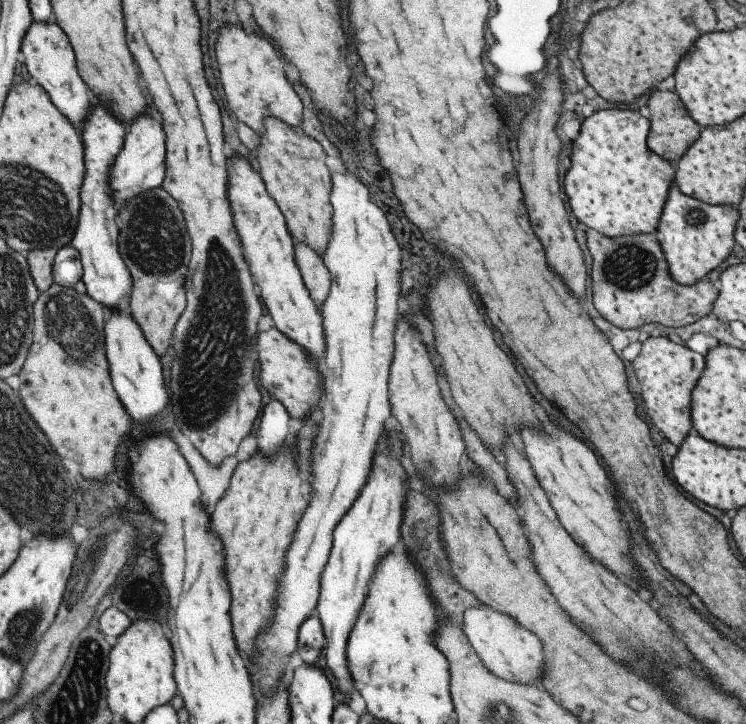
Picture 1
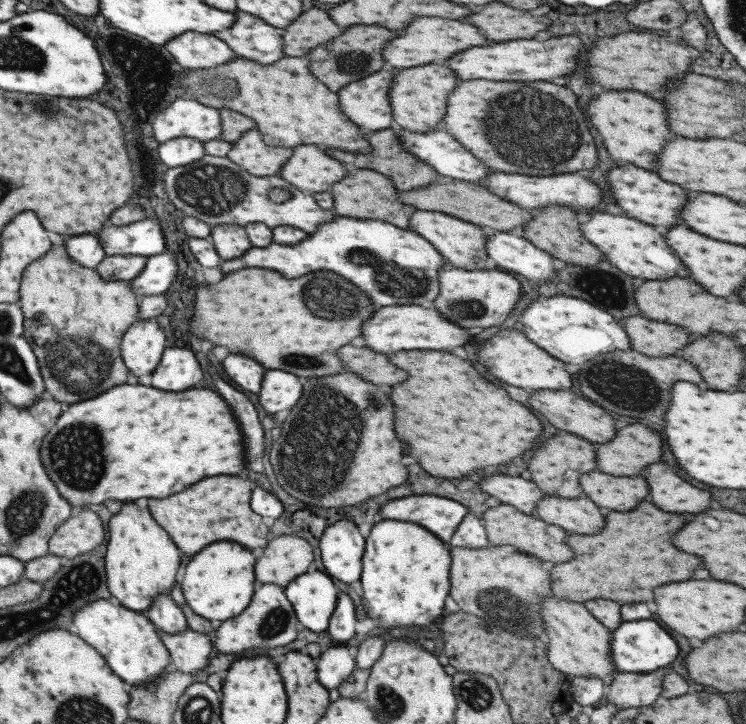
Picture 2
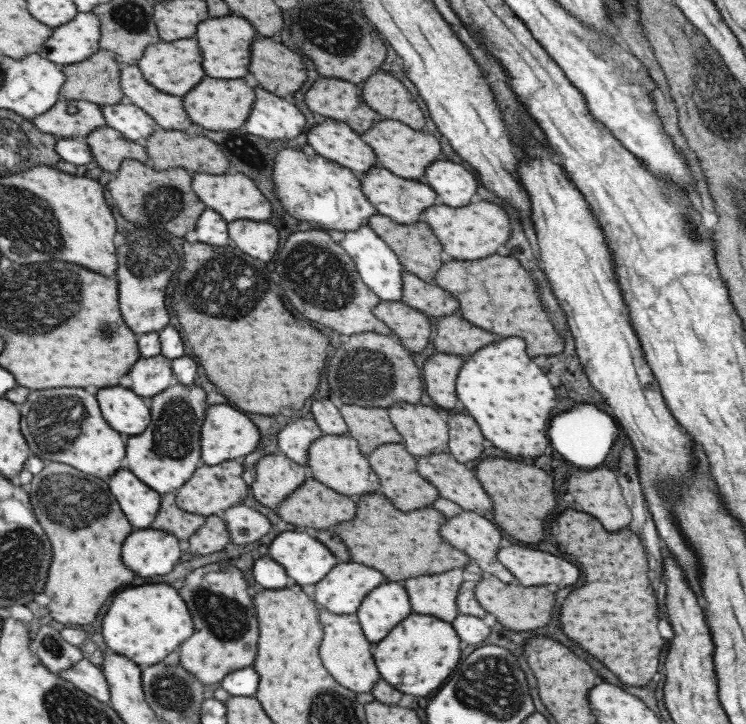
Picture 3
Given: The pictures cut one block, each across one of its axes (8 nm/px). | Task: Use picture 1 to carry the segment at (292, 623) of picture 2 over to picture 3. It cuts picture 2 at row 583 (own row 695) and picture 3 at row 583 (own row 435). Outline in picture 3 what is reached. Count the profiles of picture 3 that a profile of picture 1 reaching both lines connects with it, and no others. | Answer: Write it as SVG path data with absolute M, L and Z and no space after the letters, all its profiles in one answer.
M343 562L314 584L313 600L336 615L353 614L365 595L381 582L383 576L377 570L355 562Z

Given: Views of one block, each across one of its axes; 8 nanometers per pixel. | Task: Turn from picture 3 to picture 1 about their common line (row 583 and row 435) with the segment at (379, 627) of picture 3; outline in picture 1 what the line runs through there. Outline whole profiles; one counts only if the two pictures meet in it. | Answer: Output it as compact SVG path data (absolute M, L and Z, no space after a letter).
M391 434L387 436L383 450L375 454L371 476L363 486L363 490L359 492L359 498L347 510L343 520L335 526L331 554L319 580L319 598L314 614L319 619L326 640L325 666L331 670L335 684L345 698L349 698L353 690L347 670L347 660L345 660L347 636L357 620L357 614L361 612L361 606L367 596L367 586L371 582L371 576L379 560L399 542L399 520L401 520L401 510L403 510L401 506L405 494L405 486L403 486L405 472L399 464L399 458L401 458L401 442L397 440L397 434Z

